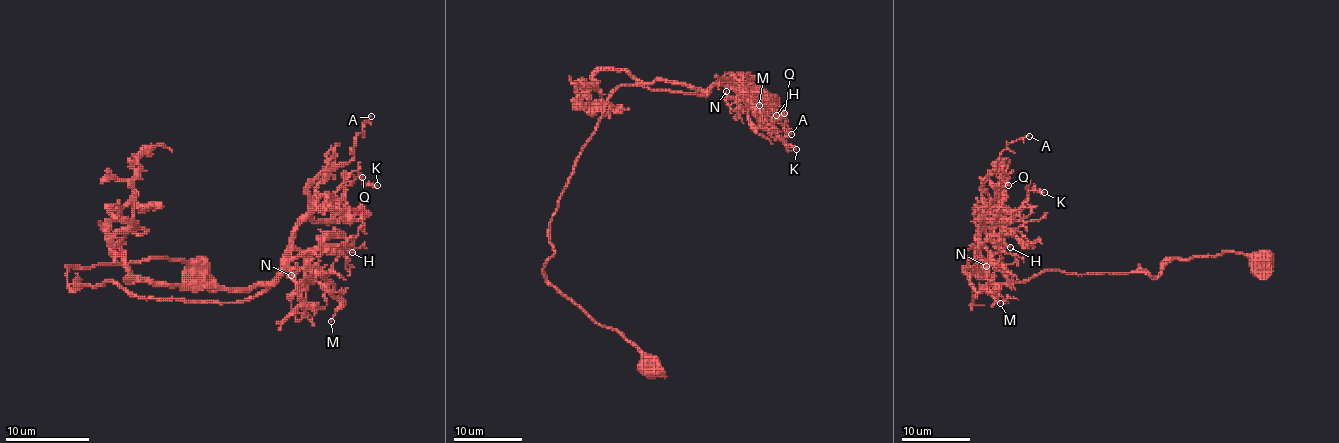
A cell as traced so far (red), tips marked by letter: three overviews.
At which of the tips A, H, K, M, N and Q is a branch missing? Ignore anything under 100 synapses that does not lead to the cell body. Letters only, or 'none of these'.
none of these

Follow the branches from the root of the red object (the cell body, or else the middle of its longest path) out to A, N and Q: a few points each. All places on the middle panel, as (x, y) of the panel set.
A: (649, 368), (543, 272), (552, 214), (605, 101), (620, 86), (761, 87), (791, 134)
N: (649, 368), (656, 364), (547, 279), (550, 219), (620, 86), (704, 96), (726, 86), (737, 94), (726, 91)
Q: (649, 368), (543, 272), (552, 214), (605, 101), (620, 86), (706, 96), (737, 84), (784, 113)

